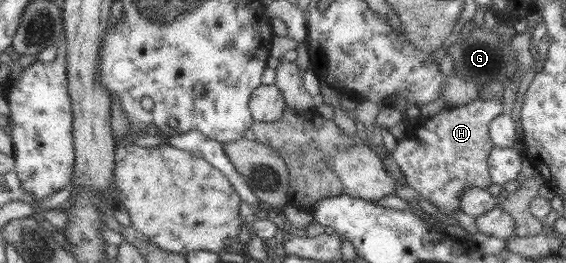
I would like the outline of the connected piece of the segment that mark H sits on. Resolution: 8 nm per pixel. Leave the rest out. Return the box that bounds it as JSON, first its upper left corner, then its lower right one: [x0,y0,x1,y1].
[389,97,505,216]

